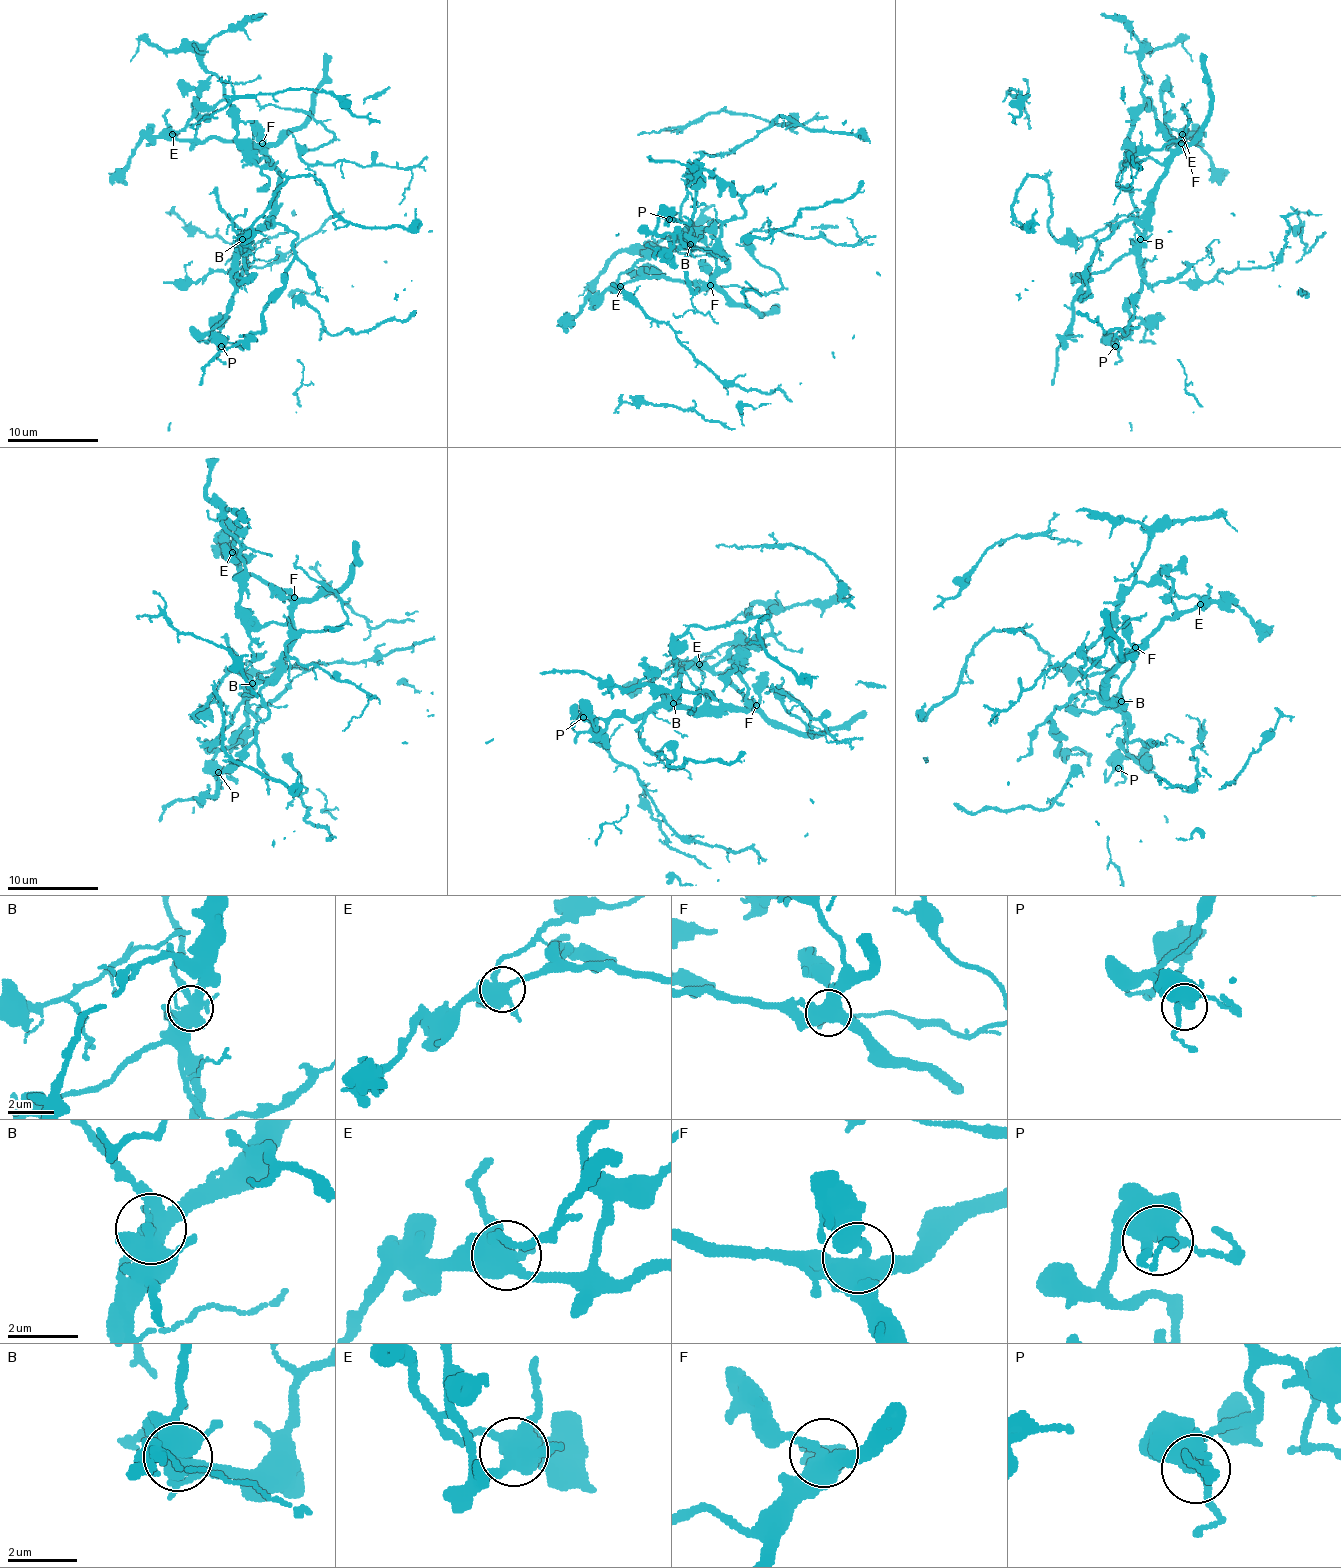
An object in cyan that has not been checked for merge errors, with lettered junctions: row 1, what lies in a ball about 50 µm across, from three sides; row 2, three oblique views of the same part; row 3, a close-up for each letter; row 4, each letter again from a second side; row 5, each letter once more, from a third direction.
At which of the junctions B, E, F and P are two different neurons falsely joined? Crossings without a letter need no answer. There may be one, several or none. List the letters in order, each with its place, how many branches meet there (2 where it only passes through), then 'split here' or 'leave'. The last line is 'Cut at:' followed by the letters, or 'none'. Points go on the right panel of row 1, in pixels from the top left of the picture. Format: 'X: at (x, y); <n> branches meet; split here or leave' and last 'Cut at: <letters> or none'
B: at (1140, 239); 6 branches meet; split here
E: at (1182, 134); 5 branches meet; split here
F: at (1181, 143); 4 branches meet; leave
P: at (1115, 346); 4 branches meet; leave
Cut at: B, E

